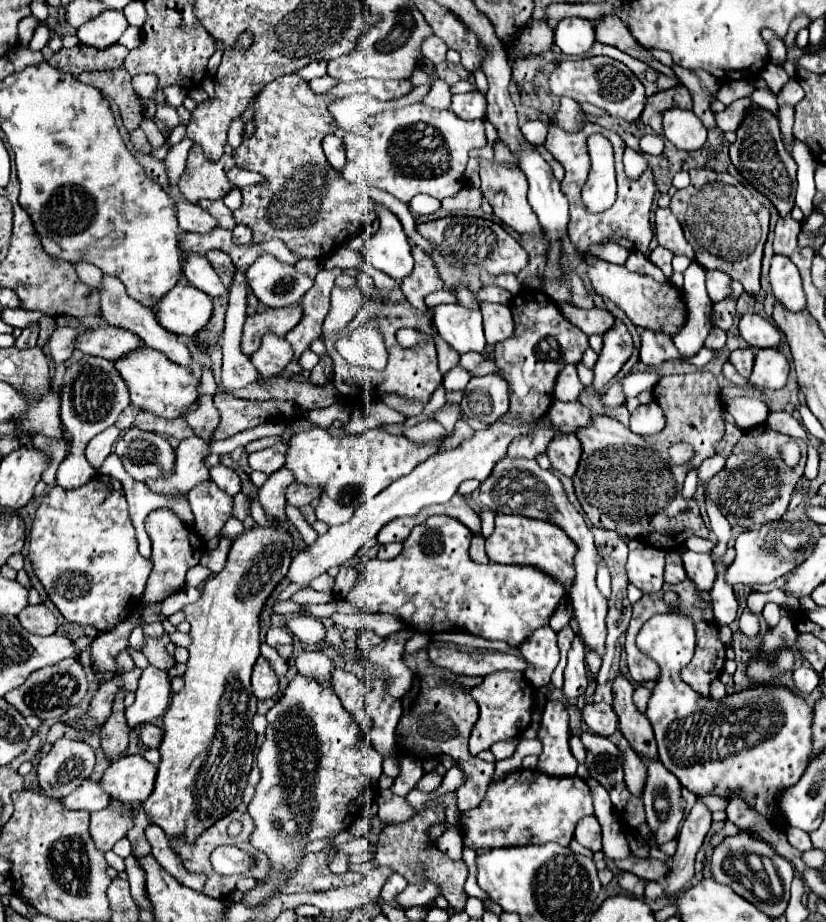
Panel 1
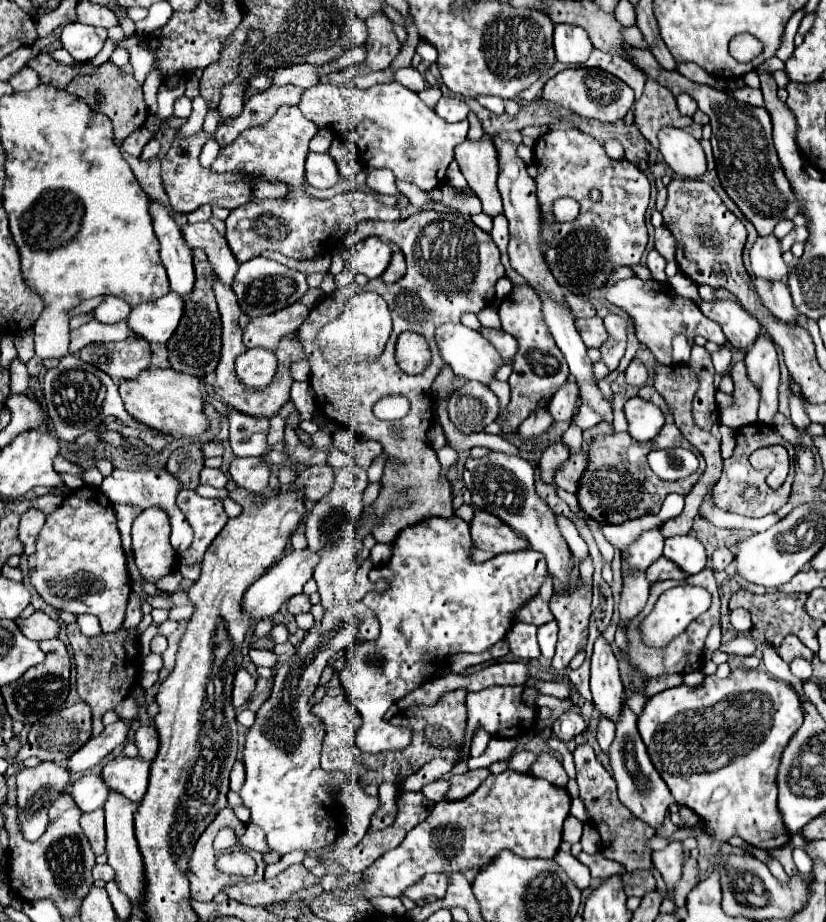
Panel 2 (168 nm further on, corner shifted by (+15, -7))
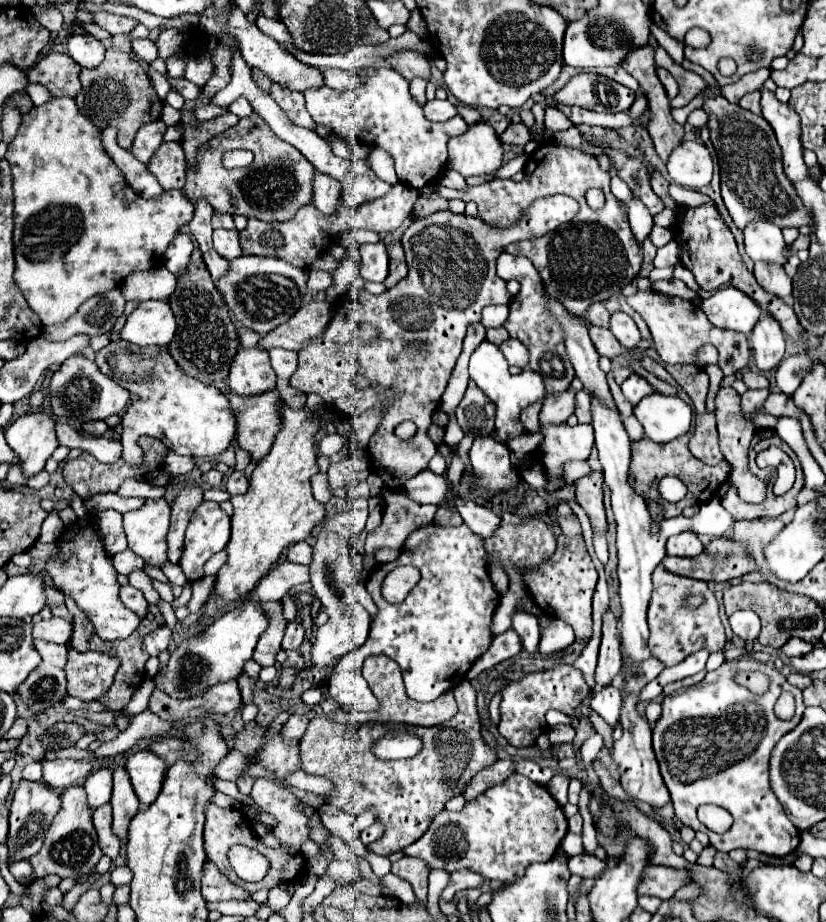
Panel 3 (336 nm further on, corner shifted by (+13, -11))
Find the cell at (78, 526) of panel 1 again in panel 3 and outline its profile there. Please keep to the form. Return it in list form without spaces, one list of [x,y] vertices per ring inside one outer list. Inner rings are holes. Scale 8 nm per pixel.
[[[94,514],[78,518],[72,528],[66,528],[64,534],[56,540],[56,554],[46,560],[46,574],[52,580],[54,588],[74,598],[76,606],[92,620],[96,634],[102,640],[122,640],[138,628],[140,618],[122,604],[118,572],[112,566],[112,556],[104,548],[104,536],[96,526]]]

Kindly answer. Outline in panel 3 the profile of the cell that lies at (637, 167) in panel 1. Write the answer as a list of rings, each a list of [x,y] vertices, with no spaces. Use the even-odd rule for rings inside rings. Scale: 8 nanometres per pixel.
[[[640,96],[640,98],[636,98],[634,100],[634,104],[630,106],[630,116],[634,118],[634,120],[640,120],[646,112],[648,112],[648,102],[646,102],[646,98],[644,96]]]

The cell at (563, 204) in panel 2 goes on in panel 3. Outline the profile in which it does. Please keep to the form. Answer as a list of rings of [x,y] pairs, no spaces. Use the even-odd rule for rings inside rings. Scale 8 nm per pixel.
[[[548,196],[536,200],[528,212],[510,228],[498,230],[486,226],[480,218],[470,218],[464,214],[452,214],[450,210],[428,214],[426,218],[414,218],[412,224],[402,234],[402,246],[408,262],[408,276],[400,280],[394,288],[374,296],[366,290],[352,294],[348,300],[342,300],[332,314],[322,336],[316,340],[308,340],[298,350],[298,368],[290,376],[290,386],[298,388],[304,394],[318,394],[330,410],[336,410],[346,416],[360,416],[372,408],[382,408],[382,420],[378,430],[370,438],[368,454],[372,458],[372,466],[382,478],[384,486],[392,488],[398,482],[406,482],[416,476],[418,470],[428,468],[430,458],[436,454],[436,444],[428,436],[428,428],[432,424],[432,416],[440,406],[440,396],[446,390],[446,384],[452,376],[456,360],[462,352],[462,340],[466,336],[466,328],[474,322],[482,320],[482,308],[490,304],[508,304],[510,294],[506,290],[506,282],[496,274],[496,260],[504,252],[506,244],[522,240],[522,236],[544,236],[550,230],[556,230],[560,224],[570,222],[578,214],[578,202],[570,196]],[[370,324],[380,334],[372,344],[360,344],[354,340],[354,326]],[[418,340],[426,344],[426,350],[420,354],[408,354],[406,342]],[[354,372],[362,374],[368,380],[368,388],[358,390],[354,386]],[[404,420],[414,420],[418,432],[410,440],[400,440],[394,434],[394,426]]]

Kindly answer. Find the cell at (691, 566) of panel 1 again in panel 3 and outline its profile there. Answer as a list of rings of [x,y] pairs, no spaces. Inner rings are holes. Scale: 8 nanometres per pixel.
[[[682,532],[676,536],[670,536],[666,542],[666,554],[668,556],[680,556],[680,558],[694,558],[704,552],[704,544],[698,540],[692,532]]]

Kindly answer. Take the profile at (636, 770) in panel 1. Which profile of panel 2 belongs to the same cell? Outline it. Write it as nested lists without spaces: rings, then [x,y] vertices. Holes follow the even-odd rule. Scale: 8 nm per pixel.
[[[600,716],[596,738],[598,738],[598,744],[600,744],[602,752],[608,752],[608,744],[614,740],[614,722],[606,720],[606,716]]]

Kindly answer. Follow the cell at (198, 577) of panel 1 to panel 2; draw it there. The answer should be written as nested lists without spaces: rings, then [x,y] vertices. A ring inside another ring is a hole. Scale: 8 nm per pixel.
[[[172,570],[172,572],[166,574],[164,578],[160,578],[160,580],[156,582],[156,586],[158,586],[160,590],[166,590],[166,592],[176,592],[180,580],[182,580],[182,576],[178,574],[178,570]]]

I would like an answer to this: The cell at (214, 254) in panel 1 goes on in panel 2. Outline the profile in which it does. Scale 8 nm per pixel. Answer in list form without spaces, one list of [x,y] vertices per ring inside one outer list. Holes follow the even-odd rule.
[[[194,250],[194,270],[196,270],[196,284],[194,290],[190,292],[190,302],[184,304],[184,314],[182,320],[168,340],[168,360],[170,368],[176,372],[186,372],[196,378],[204,378],[206,374],[214,372],[220,360],[220,348],[222,348],[222,322],[220,322],[220,312],[216,306],[214,290],[212,290],[212,266],[204,254],[204,250]]]

